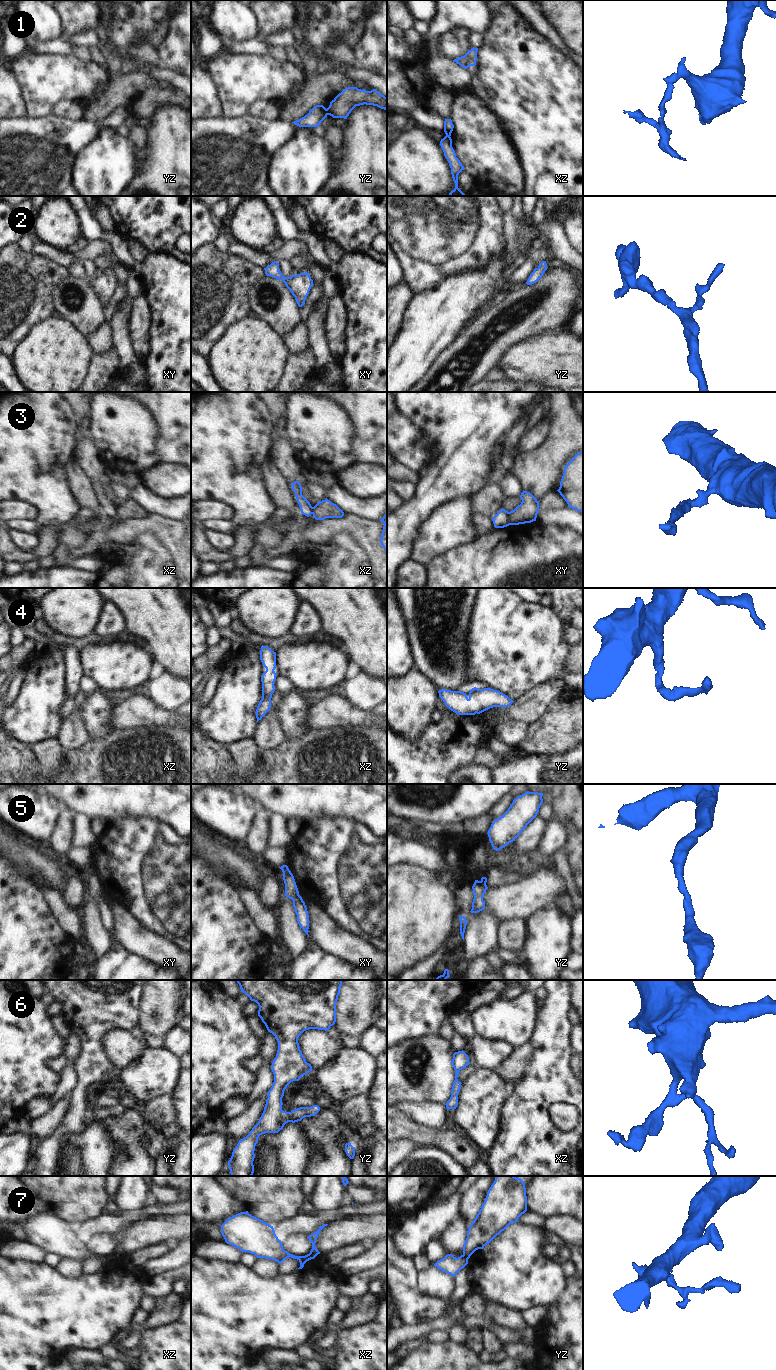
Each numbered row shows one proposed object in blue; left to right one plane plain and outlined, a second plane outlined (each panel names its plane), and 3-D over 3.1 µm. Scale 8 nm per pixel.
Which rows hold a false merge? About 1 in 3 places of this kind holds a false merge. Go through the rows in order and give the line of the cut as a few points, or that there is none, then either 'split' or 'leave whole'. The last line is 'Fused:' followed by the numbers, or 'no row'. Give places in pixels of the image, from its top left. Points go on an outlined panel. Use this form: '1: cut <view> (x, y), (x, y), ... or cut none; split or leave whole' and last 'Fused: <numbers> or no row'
1: cut yz (326, 109), (328, 114); split
2: cut none; leave whole
3: cut xy (507, 512), (507, 521), (510, 524); split
4: cut none; leave whole
5: cut none; leave whole
6: cut none; leave whole
7: cut xz (310, 1252), (316, 1255); split
Fused: 1, 3, 7

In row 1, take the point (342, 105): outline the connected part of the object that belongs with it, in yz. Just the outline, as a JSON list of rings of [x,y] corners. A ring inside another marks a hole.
[[[357,87],[343,89],[331,102],[327,108],[328,115],[333,118],[347,119],[351,111],[360,105],[373,105],[381,109],[387,109],[387,97],[376,89],[371,91],[361,90]]]

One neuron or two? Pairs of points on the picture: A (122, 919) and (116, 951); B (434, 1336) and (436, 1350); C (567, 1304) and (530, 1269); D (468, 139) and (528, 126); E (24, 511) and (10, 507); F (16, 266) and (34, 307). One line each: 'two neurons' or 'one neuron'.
A: two neurons
B: two neurons
C: two neurons
D: two neurons
E: one neuron
F: one neuron

